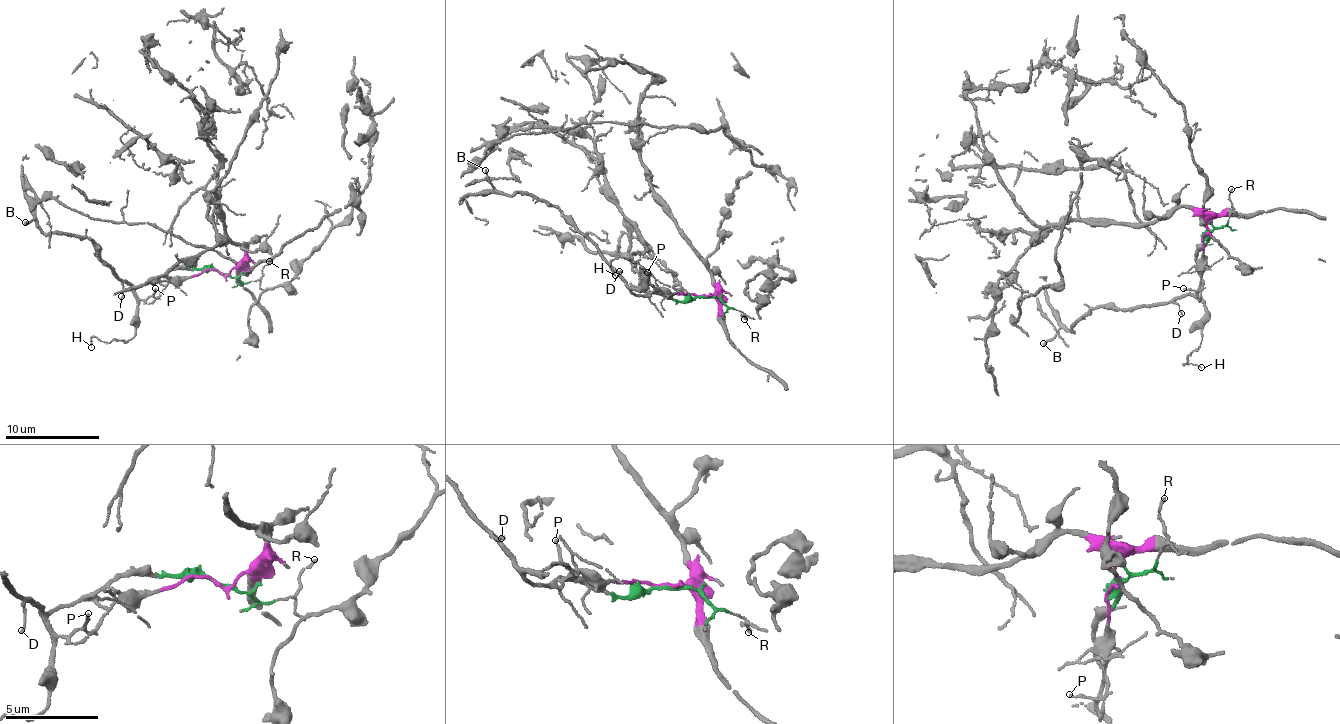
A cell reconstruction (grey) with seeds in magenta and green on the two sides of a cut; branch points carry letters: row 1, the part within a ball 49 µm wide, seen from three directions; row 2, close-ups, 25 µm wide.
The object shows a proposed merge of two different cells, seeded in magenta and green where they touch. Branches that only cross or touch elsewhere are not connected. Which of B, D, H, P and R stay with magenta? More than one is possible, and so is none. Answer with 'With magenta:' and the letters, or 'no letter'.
With magenta: no letter

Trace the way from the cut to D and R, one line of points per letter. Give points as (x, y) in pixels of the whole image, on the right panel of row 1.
D: (1209, 232), (1196, 251), (1198, 284), (1193, 293), (1175, 299), (1181, 314)
R: (1209, 232), (1227, 224), (1232, 210), (1231, 188)

